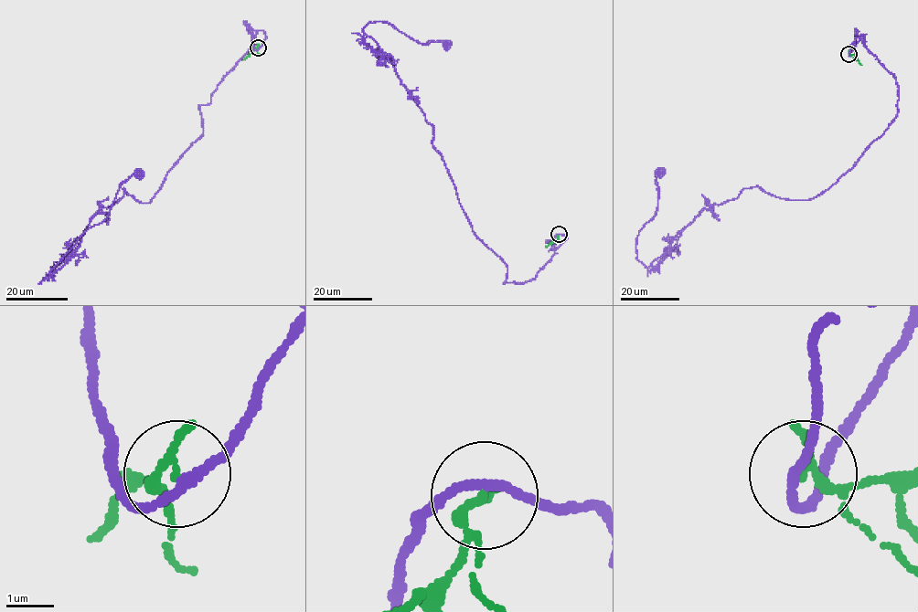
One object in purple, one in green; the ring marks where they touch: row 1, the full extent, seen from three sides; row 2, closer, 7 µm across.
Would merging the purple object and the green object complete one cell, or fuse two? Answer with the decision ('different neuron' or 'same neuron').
different neuron

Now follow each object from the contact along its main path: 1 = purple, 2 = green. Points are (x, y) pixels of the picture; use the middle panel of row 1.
1: (559, 234), (533, 279), (503, 282), (432, 126), (363, 28), (446, 44)
2: (559, 234), (546, 247)

